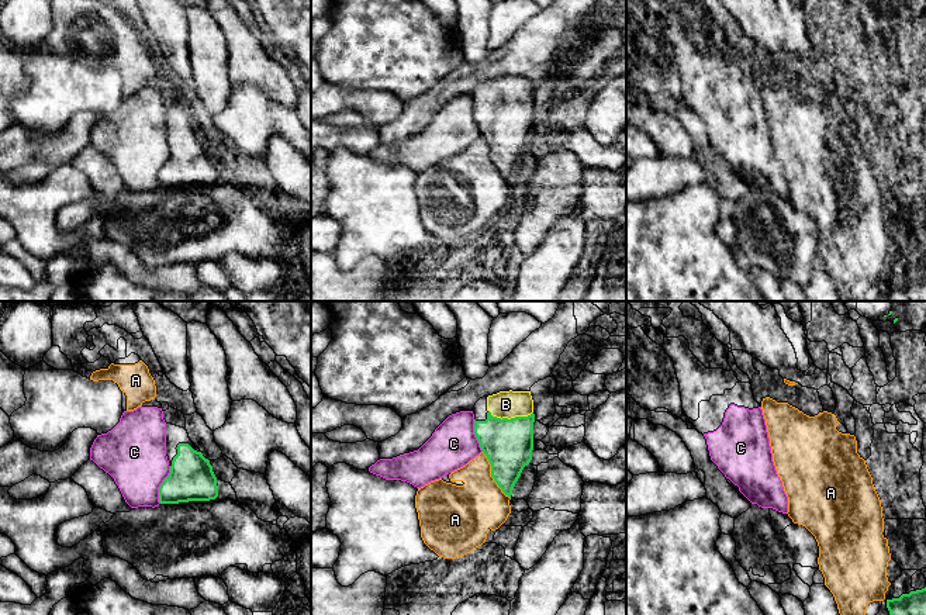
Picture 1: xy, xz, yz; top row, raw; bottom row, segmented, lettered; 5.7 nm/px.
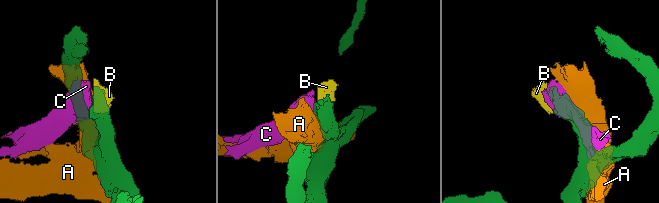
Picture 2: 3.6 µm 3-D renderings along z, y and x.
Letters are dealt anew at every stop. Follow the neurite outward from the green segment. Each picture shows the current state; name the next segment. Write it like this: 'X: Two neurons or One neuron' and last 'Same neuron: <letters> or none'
A: Two neurons
B: One neuron
C: Two neurons
Same neuron: B

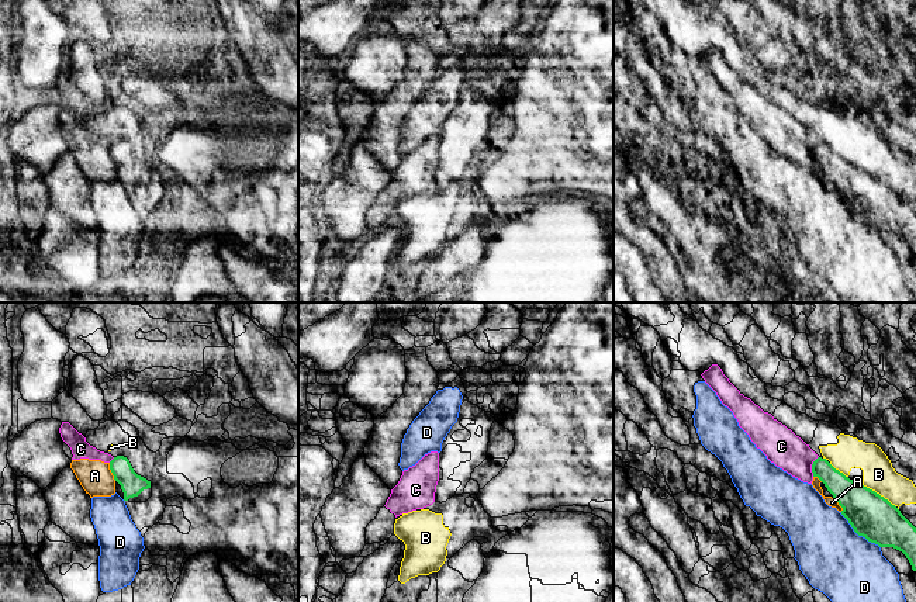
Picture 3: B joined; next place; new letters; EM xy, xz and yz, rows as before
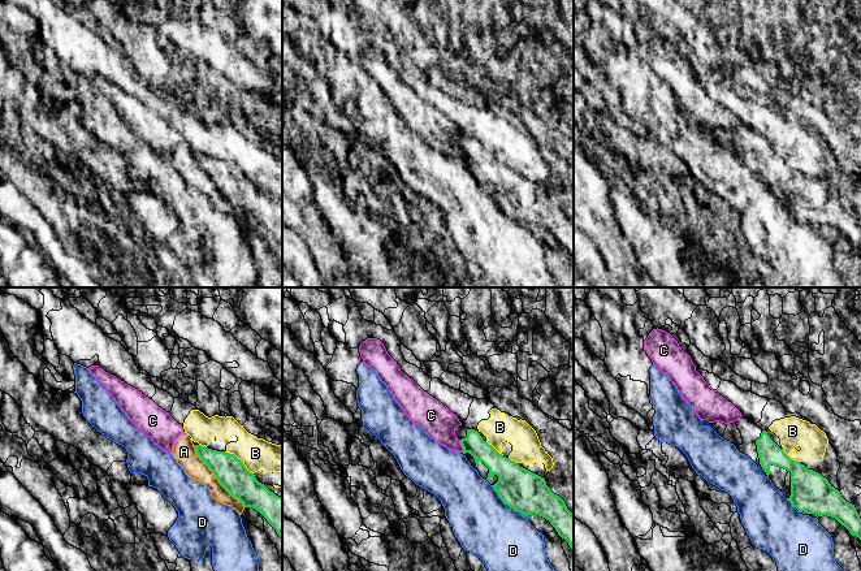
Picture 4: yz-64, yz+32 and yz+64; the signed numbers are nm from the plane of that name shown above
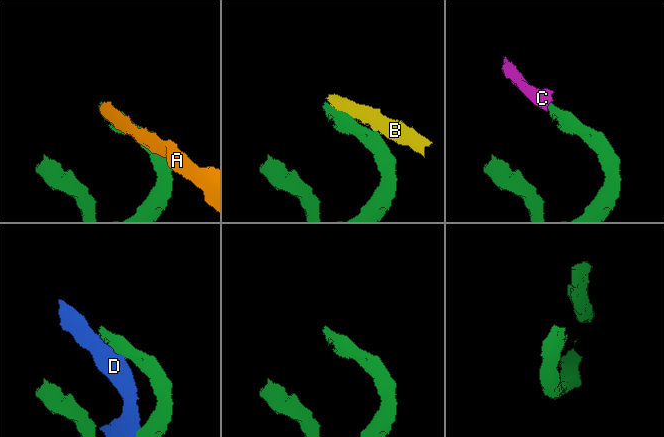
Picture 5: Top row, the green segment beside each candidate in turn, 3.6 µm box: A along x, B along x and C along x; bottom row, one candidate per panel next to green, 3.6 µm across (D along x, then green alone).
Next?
A: Two neurons
B: Two neurons
C: Two neurons
D: Two neurons
Same neuron: none

